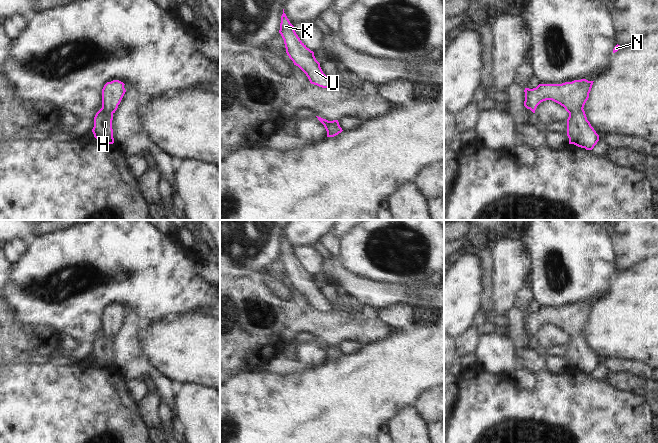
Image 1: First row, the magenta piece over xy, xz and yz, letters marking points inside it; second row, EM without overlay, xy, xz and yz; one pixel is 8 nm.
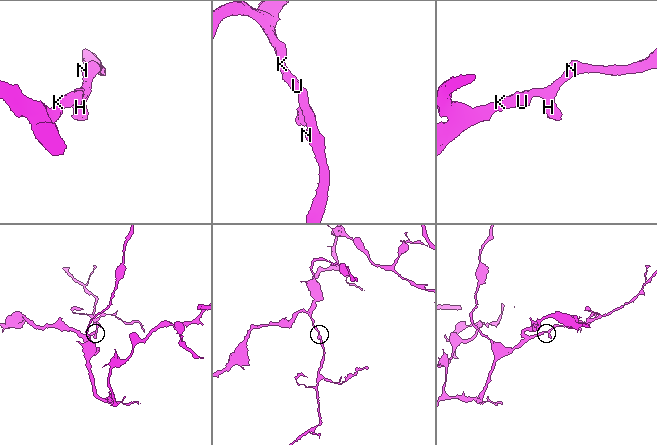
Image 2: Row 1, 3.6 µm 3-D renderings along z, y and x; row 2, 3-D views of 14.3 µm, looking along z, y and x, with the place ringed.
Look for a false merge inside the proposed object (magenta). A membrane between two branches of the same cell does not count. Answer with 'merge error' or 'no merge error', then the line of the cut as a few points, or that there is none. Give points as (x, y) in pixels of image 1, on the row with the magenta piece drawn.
no merge error; no cut

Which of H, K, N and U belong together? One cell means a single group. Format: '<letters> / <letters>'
H K N U

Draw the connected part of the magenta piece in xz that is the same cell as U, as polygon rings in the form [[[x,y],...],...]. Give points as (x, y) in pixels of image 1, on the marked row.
[[[284,9],[279,33],[284,40],[287,55],[294,65],[298,66],[306,74],[311,84],[322,88],[334,87],[332,81],[323,73],[314,52],[307,48],[296,34],[294,26],[284,13]]]

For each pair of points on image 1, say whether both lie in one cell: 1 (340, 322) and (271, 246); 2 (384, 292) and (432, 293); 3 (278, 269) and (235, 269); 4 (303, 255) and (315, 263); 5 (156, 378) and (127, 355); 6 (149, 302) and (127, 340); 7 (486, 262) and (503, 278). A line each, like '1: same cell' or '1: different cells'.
1: different cells
2: same cell
3: different cells
4: same cell
5: same cell
6: different cells
7: different cells

